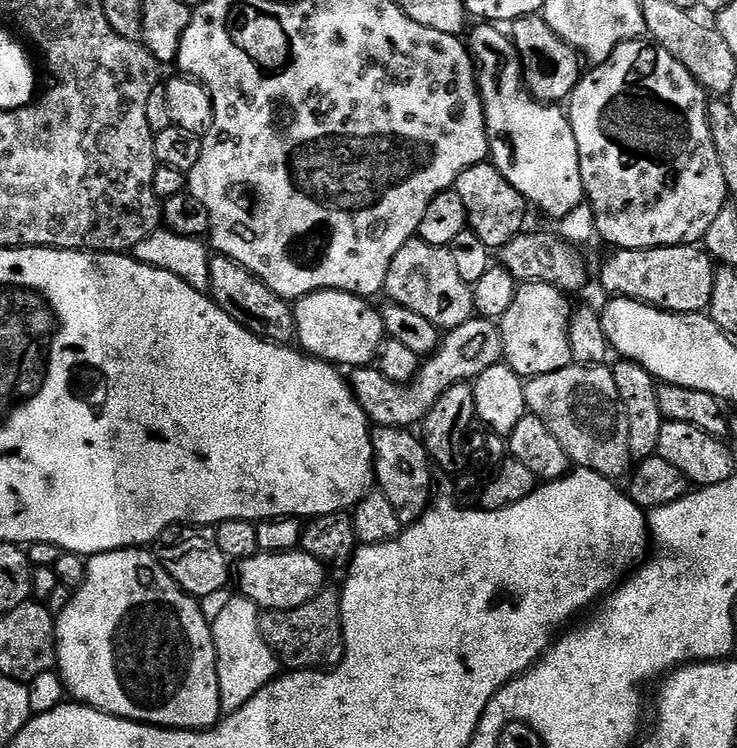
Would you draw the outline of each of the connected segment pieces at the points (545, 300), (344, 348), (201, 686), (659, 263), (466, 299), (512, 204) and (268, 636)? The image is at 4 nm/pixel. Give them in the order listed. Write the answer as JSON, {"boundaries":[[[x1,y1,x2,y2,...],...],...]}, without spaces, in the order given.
{"boundaries":[[[546,282,520,284,514,294,510,308,498,320,504,360,521,378,531,378,562,370,572,364,570,354,570,326,574,304,561,290]],[[325,290,303,296,294,304,299,347,307,355,337,366,348,364,349,369,354,369,371,365,379,357,380,346,386,339,380,308,372,304,375,303,352,292]],[[119,548,116,552,103,552,97,556,91,557,87,561,88,569,84,575,84,585,75,589,71,593,72,601,65,606,61,612,55,617,56,622,56,668,58,669,58,675,64,682,64,686,67,695,71,697,73,701,81,704,86,704,90,708,97,708,99,712,105,712,111,716,117,716,123,720,134,720,137,724,151,724,158,728,175,728,177,730,187,730,189,732,198,732,205,728,213,728,215,724,219,724,222,719,222,713,220,710,220,691,218,690,218,666,216,665,216,647,214,646,214,638,212,637,212,626,209,617,204,617,204,612,199,608,197,597,188,595,187,592,181,590,176,585,174,578,170,578,170,574,165,568,160,565,160,561,156,559,155,555,151,551,141,550,140,548]],[[679,244,638,251,617,249,602,266,600,282,612,296,626,296,672,313,703,313,707,311,714,292,716,264,697,245]],[[418,238,410,239,398,254,394,254,394,262,390,262,390,270,386,274,383,295,398,306,406,306,406,310,414,310,426,318,435,328,447,330,462,326,462,322,473,319,473,285,462,282,452,257,451,247,439,248,430,246]],[[490,162,470,166,458,177,454,190,466,205,470,231,478,234,478,238,482,238,488,248,504,248,506,242,525,231,524,219,527,218,528,212,530,213,528,201,522,193,514,190,514,186,510,186,510,182,506,182,506,178,502,178,500,171]],[[321,594,308,604,303,604,281,612,265,611,260,618,262,638,271,646,277,660,288,670,331,670,339,664,344,656,344,625,340,622,339,607,327,600,327,595]]]}

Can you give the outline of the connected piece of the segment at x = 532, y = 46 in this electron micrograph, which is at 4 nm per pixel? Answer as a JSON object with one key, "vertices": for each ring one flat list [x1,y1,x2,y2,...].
{"vertices":[[543,15,523,16,511,21,510,40,515,44,523,67,526,69,526,87,541,104,555,105,571,97,582,75,582,57,571,48,544,20]]}

